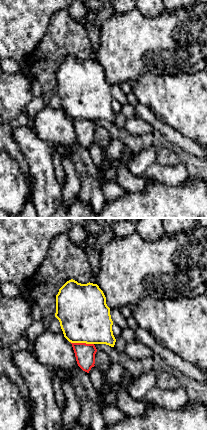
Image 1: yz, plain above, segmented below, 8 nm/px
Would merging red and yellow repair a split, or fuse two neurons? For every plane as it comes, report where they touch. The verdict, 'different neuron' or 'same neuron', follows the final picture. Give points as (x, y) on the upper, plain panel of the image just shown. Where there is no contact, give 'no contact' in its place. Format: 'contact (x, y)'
contact (82, 119)

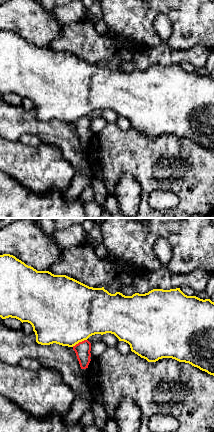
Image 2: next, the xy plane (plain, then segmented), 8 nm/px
contact (79, 118)

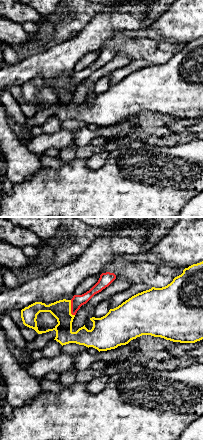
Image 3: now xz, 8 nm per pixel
contact (71, 84)

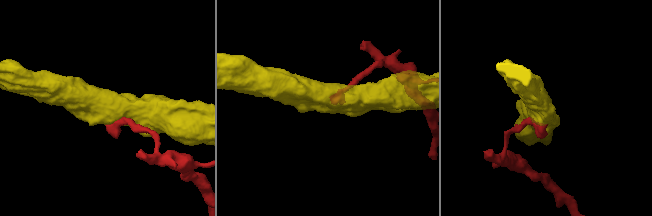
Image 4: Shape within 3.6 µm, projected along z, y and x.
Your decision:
different neuron

